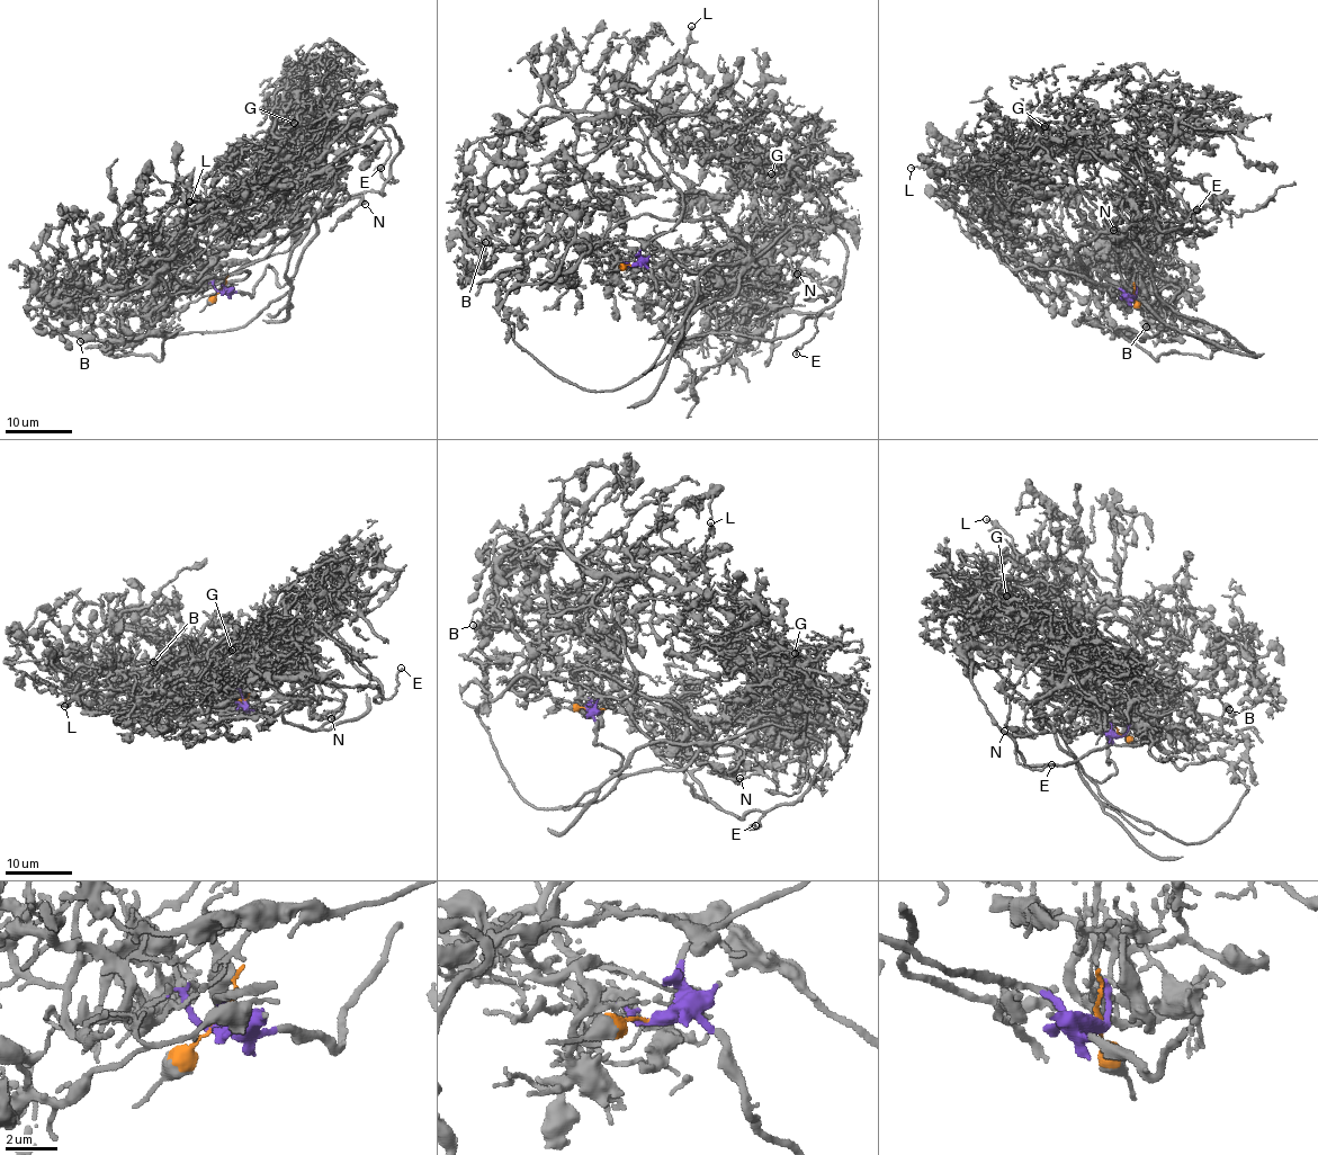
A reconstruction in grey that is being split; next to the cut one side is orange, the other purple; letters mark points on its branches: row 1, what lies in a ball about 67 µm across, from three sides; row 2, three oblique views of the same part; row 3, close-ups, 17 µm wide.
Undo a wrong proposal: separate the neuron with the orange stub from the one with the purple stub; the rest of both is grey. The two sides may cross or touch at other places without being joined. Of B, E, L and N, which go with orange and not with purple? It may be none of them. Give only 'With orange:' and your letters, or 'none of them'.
With orange: none of them

